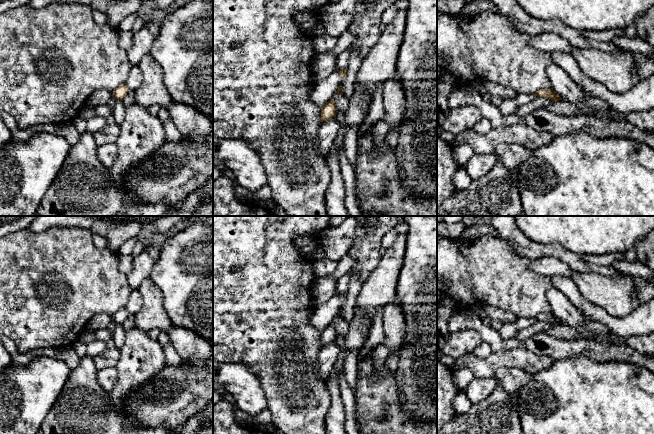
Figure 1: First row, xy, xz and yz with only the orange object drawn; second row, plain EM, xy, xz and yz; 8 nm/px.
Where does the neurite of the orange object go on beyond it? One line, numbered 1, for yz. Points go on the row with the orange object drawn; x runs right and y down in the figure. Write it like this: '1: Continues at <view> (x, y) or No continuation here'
1: No continuation here

